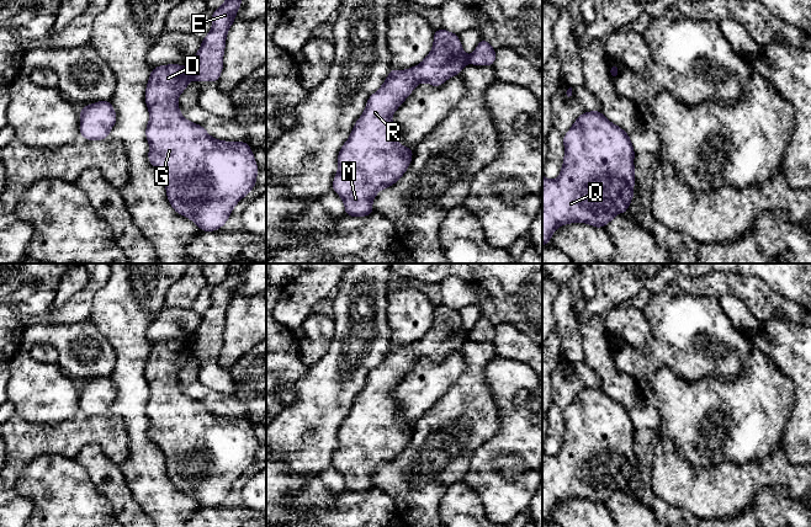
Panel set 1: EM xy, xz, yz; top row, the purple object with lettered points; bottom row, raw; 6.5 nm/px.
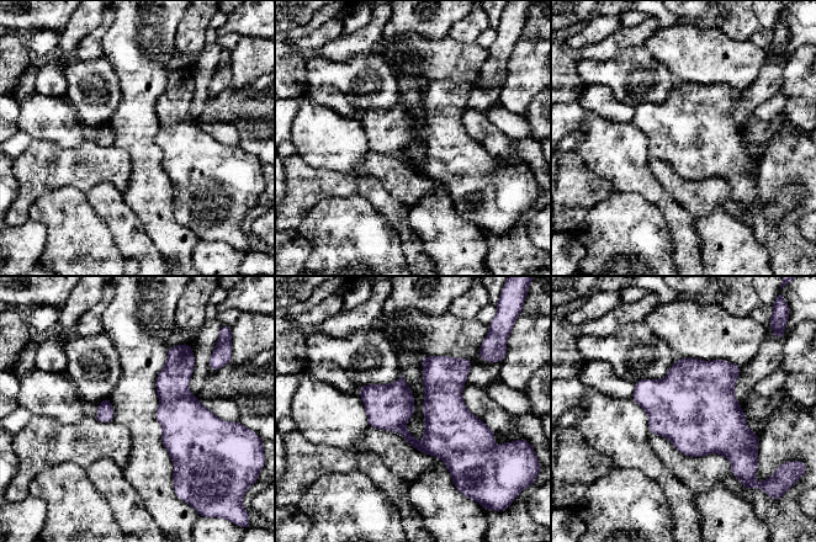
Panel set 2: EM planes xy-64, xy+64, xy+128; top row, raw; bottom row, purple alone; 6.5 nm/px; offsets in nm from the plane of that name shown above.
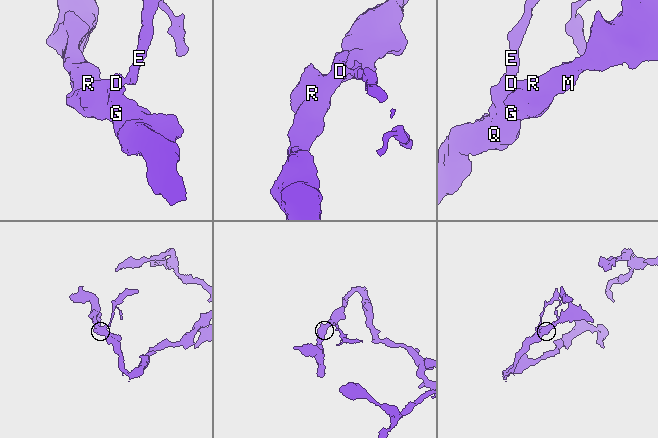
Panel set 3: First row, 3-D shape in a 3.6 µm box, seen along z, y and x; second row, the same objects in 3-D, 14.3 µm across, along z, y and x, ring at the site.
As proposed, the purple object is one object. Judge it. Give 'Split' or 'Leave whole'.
Split

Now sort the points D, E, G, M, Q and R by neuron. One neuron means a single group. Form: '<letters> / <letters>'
D G M Q R / E

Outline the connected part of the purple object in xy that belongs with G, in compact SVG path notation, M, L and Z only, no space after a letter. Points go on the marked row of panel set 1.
M159 65L153 68L145 89L149 122L149 163L165 181L168 201L180 215L195 222L201 231L214 231L228 220L232 209L254 187L258 164L247 142L224 142L212 138L200 124L187 121L180 112L177 97L192 79L191 65Z

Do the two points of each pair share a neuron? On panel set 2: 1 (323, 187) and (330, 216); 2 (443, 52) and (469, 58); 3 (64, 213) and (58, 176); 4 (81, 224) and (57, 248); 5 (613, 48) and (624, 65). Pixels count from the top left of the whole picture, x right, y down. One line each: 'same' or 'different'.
1: different
2: same
3: different
4: same
5: different

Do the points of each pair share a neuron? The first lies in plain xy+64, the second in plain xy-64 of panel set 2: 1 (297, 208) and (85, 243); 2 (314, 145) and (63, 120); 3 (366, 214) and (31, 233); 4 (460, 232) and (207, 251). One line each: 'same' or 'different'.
1: different
2: same
3: different
4: different

